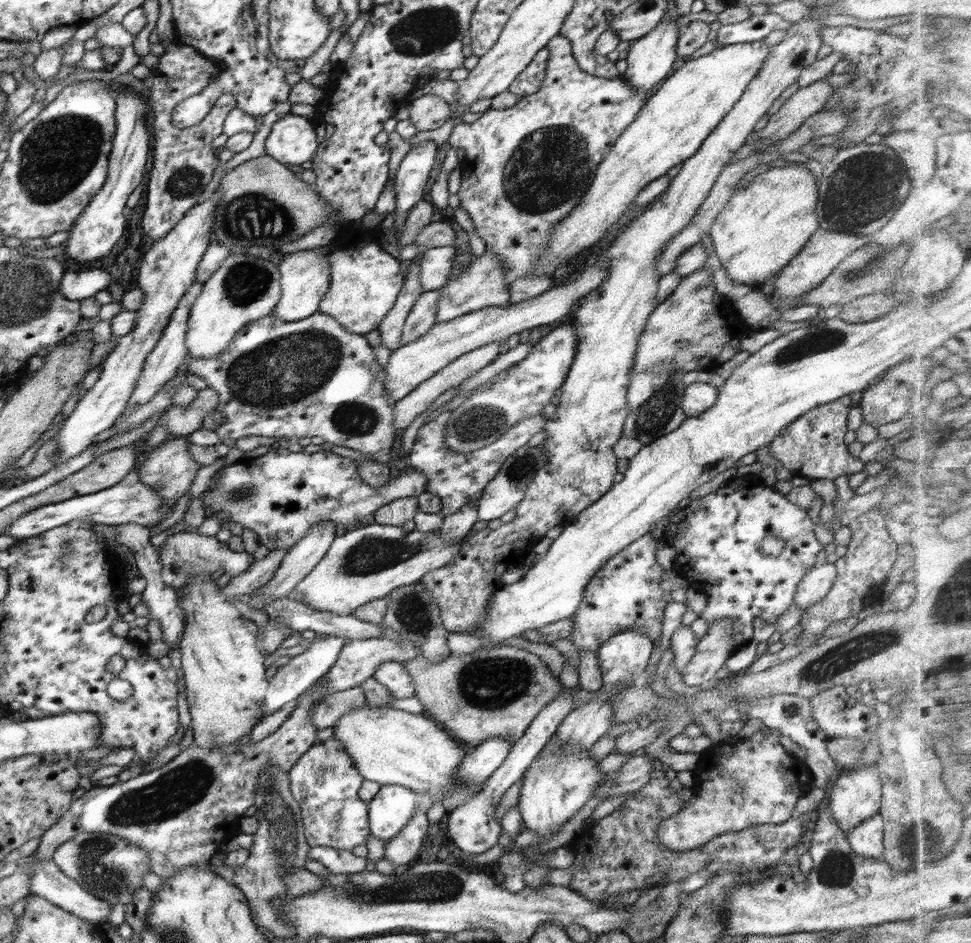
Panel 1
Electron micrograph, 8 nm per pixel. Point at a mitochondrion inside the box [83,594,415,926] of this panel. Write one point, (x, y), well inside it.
(171, 795)

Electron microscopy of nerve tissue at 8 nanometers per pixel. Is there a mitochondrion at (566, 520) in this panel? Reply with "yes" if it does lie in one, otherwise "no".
no

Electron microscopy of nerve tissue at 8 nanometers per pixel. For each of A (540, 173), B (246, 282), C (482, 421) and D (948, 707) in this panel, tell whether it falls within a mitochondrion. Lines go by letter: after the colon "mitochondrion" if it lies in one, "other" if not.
A: mitochondrion
B: mitochondrion
C: mitochondrion
D: other

